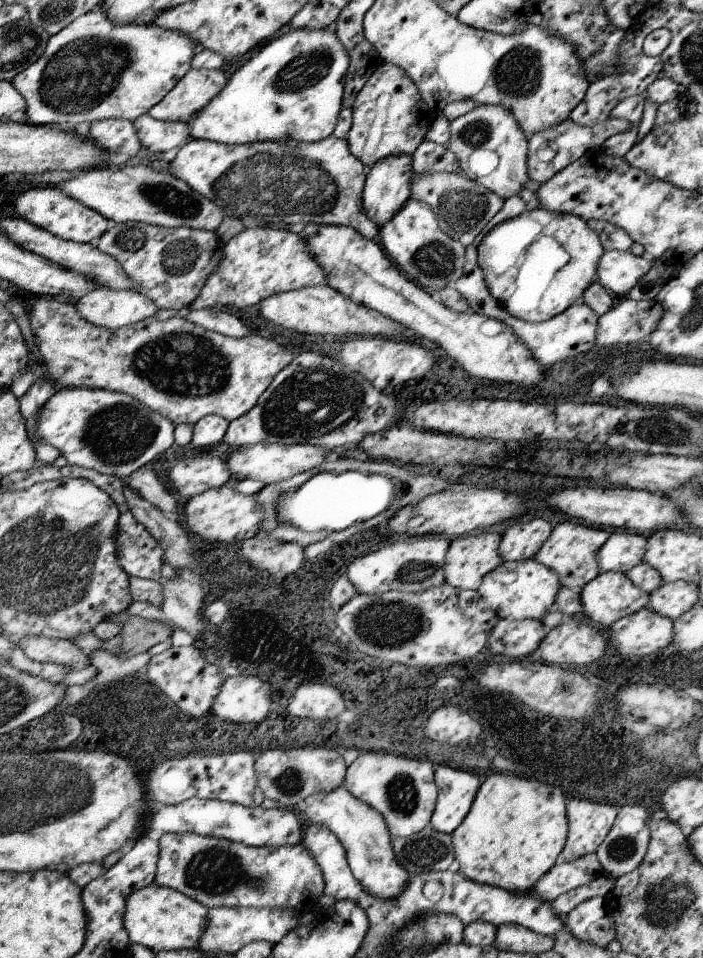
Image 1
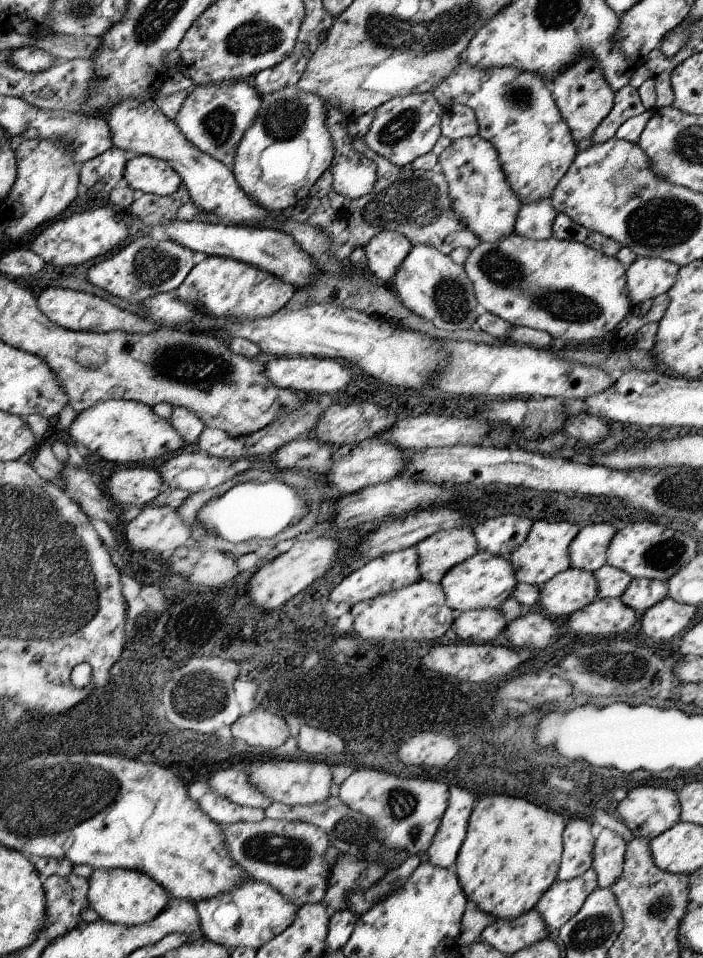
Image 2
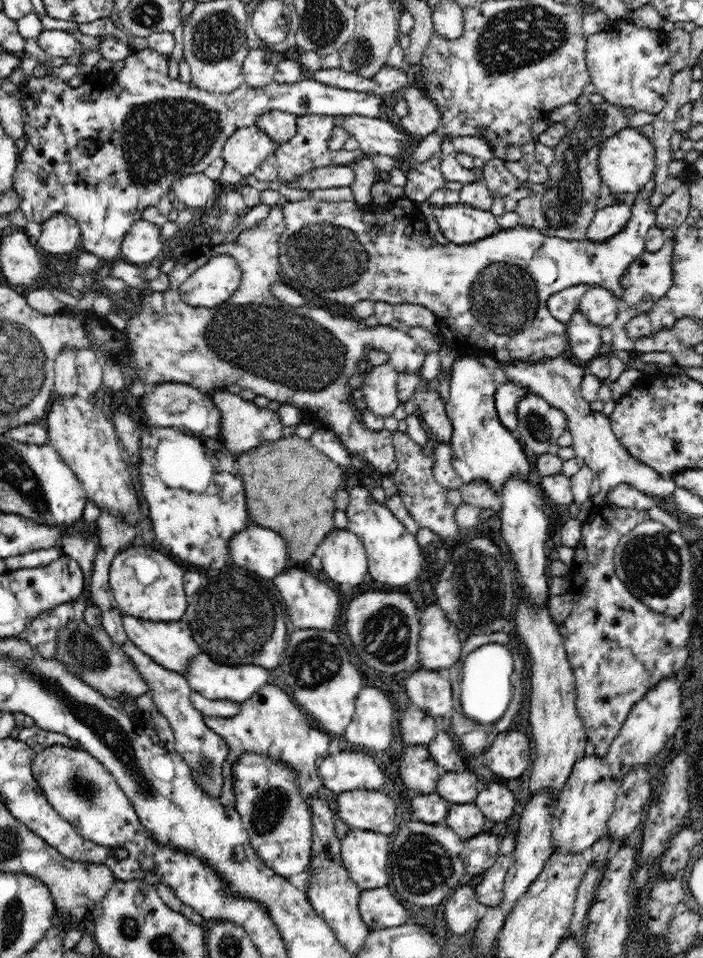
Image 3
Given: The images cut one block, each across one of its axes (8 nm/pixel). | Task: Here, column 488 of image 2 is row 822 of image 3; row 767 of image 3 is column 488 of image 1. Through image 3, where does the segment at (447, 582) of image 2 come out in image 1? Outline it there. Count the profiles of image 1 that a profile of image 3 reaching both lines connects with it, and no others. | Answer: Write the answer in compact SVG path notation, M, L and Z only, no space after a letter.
M537 560L523 562L503 562L493 572L485 574L479 594L487 608L497 612L499 620L543 620L543 616L553 610L557 592L561 592L561 580L555 570L539 564Z

